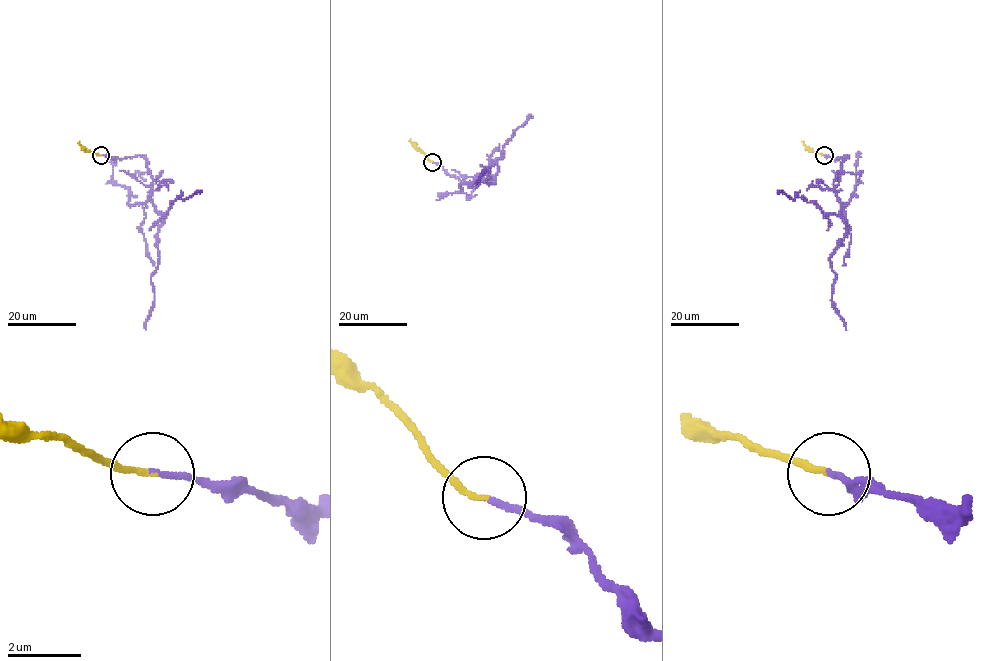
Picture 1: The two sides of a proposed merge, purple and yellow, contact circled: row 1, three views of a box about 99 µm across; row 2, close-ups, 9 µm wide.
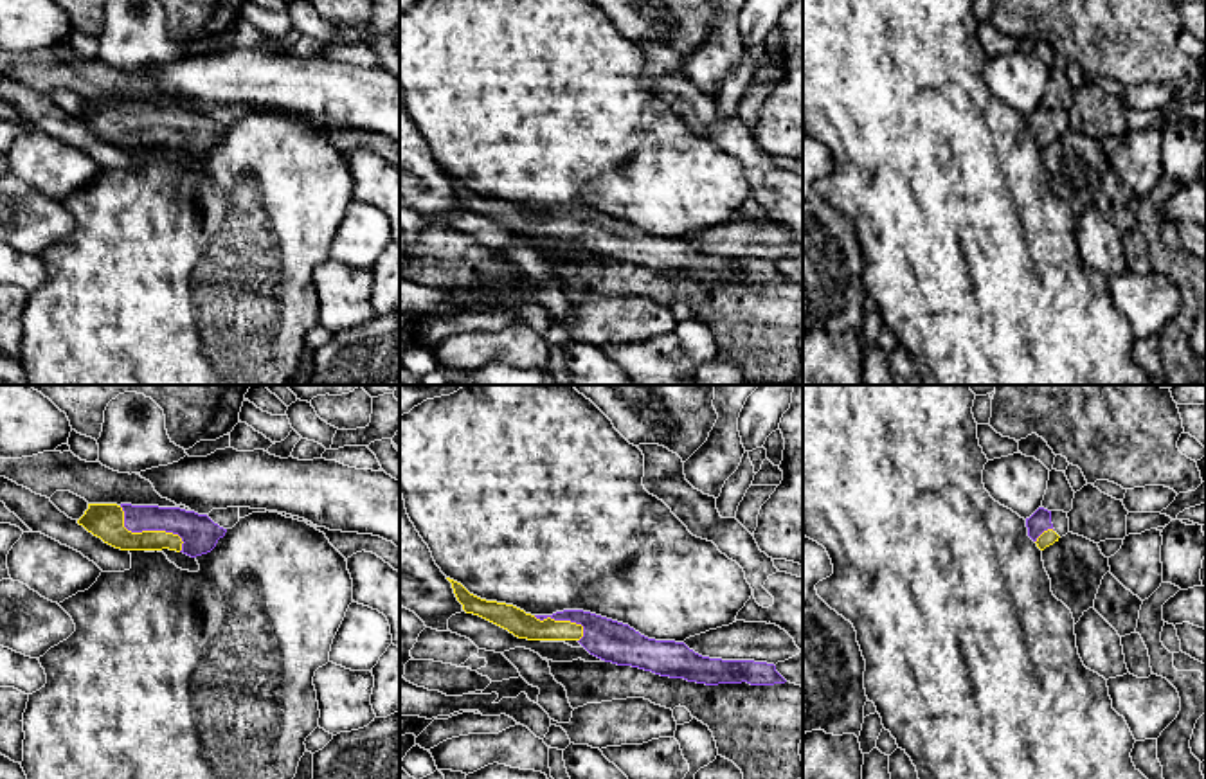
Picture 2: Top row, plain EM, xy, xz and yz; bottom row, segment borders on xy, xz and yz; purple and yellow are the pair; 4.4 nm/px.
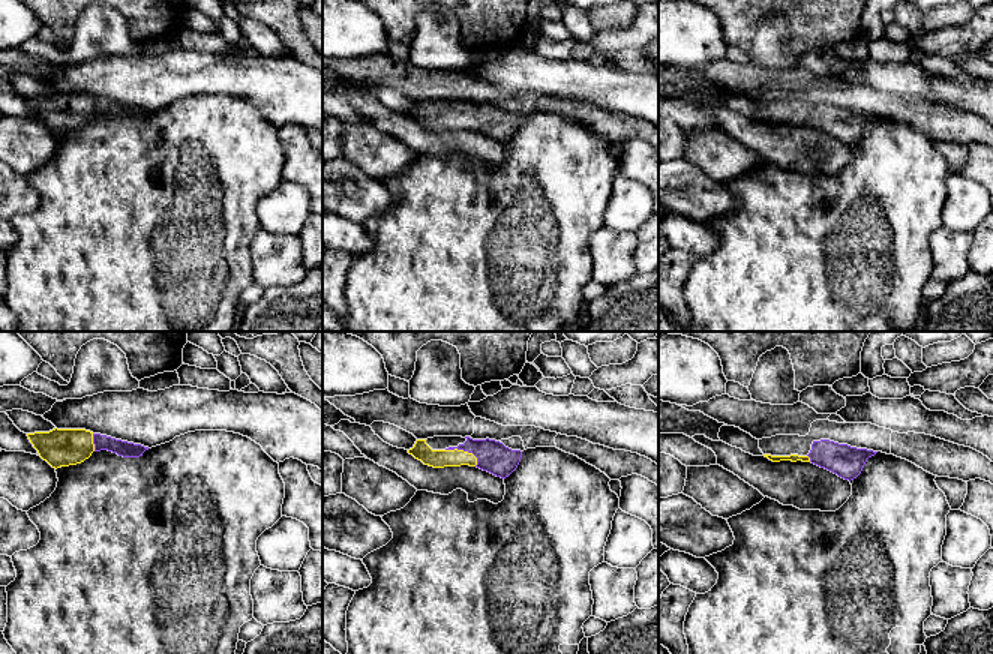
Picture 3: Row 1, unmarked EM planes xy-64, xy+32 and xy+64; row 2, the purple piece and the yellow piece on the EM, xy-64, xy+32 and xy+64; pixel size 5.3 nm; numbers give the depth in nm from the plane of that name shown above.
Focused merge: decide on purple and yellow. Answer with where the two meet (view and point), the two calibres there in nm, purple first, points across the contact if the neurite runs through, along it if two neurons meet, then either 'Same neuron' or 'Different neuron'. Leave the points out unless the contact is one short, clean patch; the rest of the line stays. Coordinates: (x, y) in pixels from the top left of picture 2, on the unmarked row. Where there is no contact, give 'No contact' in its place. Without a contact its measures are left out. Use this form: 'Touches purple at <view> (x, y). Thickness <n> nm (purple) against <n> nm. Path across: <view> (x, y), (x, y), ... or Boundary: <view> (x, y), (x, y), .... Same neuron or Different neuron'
Touches purple at xy (148, 126). Thickness 160 nm (purple) against 160 nm. Path across: xy (198, 130), (148, 126), (132, 128), (105, 117). Same neuron

